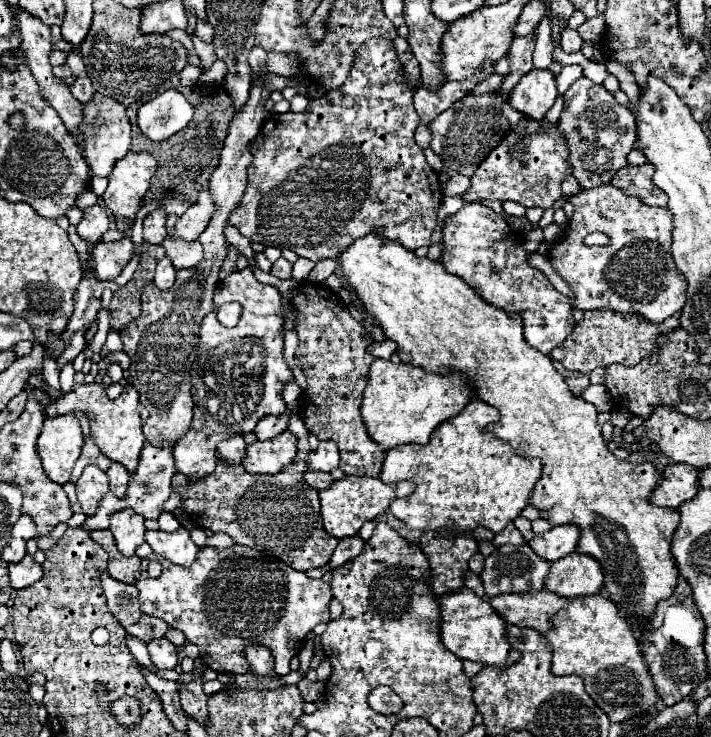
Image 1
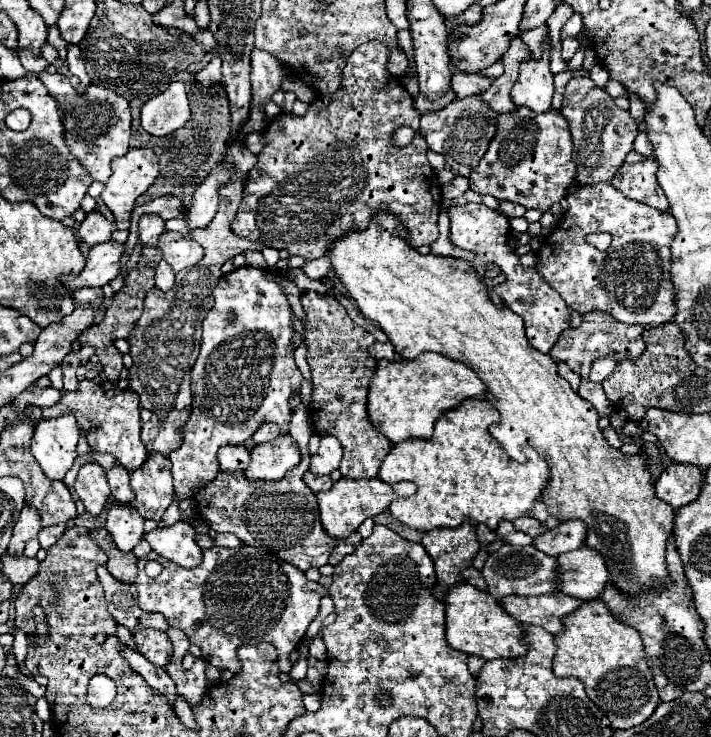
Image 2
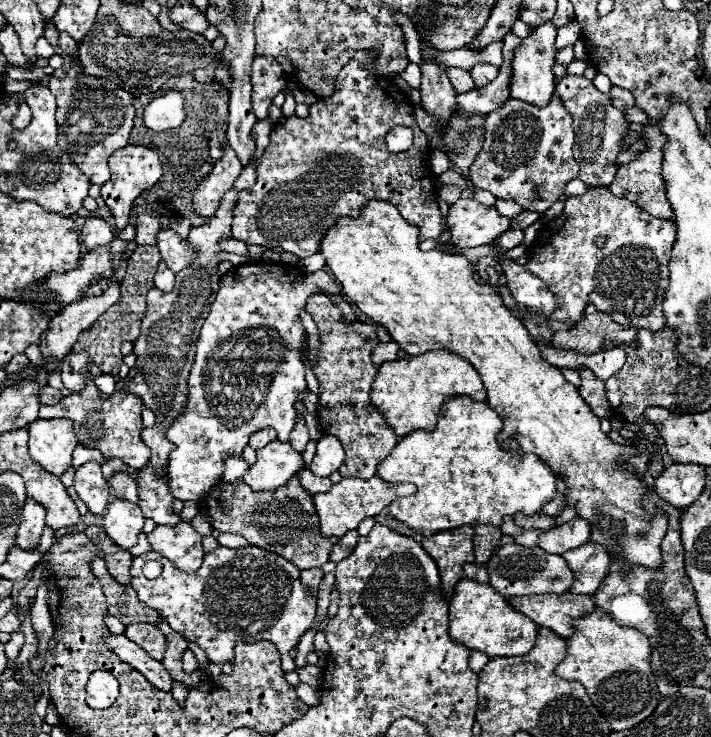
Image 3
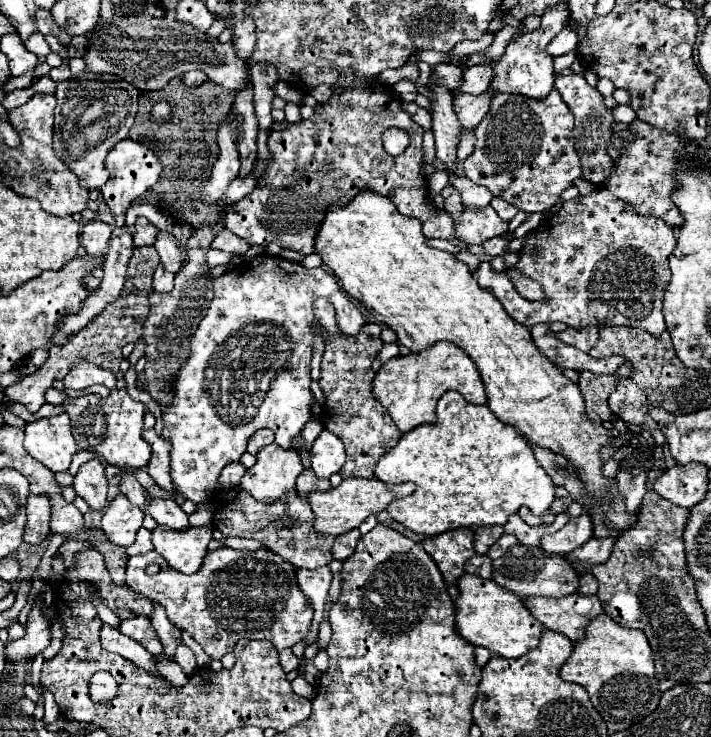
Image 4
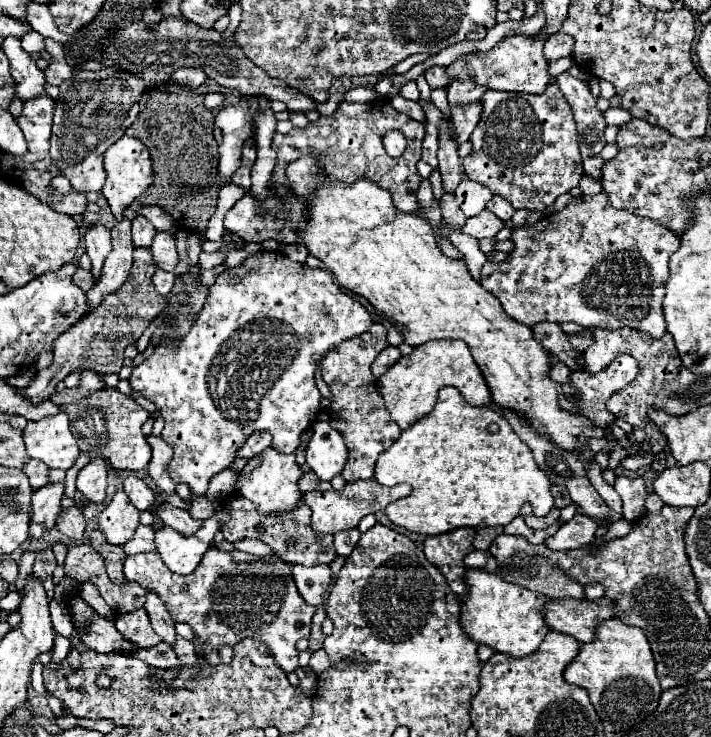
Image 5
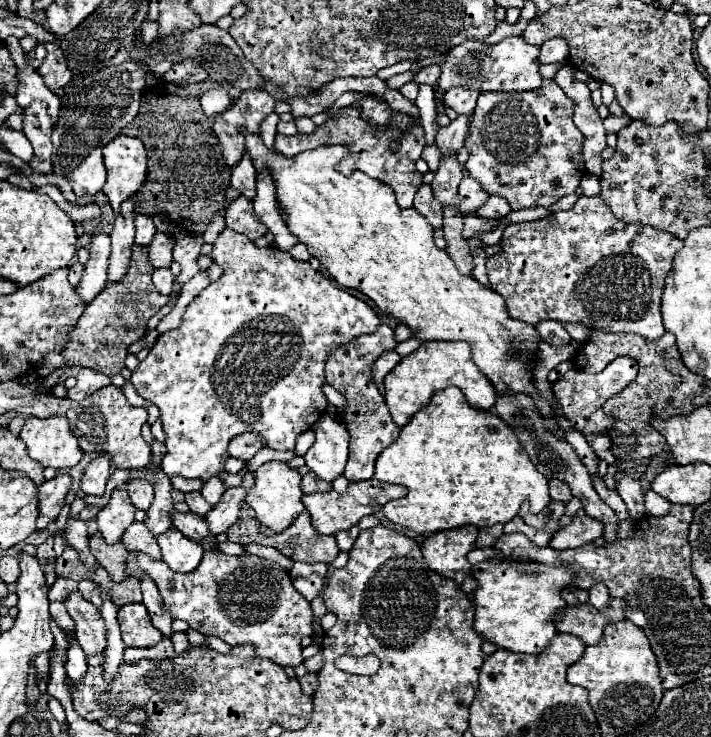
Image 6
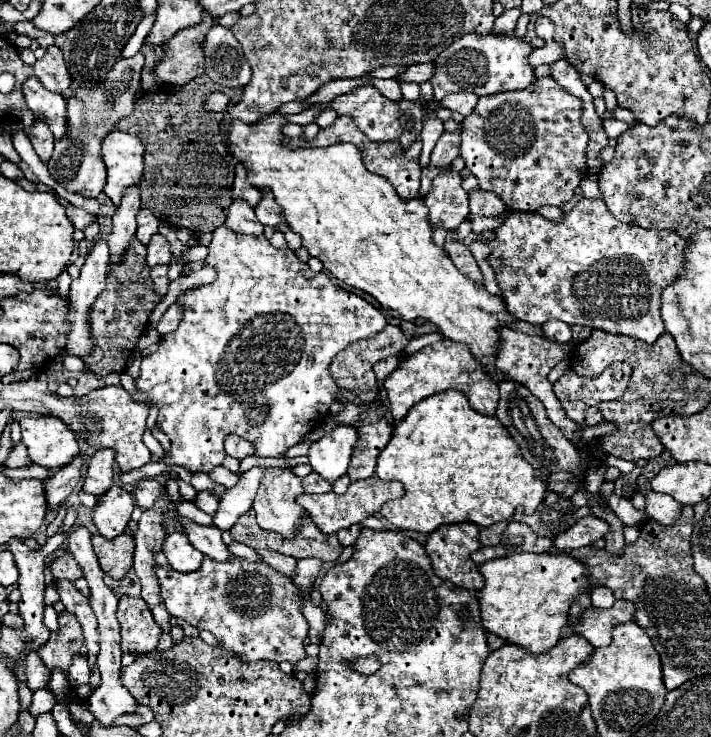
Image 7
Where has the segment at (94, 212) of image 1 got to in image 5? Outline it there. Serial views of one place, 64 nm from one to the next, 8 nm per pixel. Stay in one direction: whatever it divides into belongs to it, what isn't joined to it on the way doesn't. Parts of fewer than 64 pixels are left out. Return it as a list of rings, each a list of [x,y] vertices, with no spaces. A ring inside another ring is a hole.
[[[100,222],[88,226],[86,232],[84,232],[84,244],[86,244],[86,254],[88,254],[90,262],[92,262],[92,276],[100,278],[102,264],[104,264],[106,256],[112,250],[110,230],[104,228]]]

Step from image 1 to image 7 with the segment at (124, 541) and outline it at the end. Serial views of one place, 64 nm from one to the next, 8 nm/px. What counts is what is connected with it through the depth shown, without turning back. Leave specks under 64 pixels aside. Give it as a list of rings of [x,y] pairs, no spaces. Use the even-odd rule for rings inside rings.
[[[112,484],[112,488],[104,494],[104,502],[94,508],[92,518],[98,532],[106,540],[114,540],[116,536],[124,534],[132,510],[134,510],[132,494],[126,492],[122,486]]]

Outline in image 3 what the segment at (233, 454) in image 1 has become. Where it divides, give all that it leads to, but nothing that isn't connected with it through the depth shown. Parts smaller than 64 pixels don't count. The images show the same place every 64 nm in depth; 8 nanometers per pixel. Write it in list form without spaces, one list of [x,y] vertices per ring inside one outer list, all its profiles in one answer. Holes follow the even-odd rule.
[[[224,456],[224,466],[224,480],[238,480],[248,470],[248,462],[244,460],[244,456]]]

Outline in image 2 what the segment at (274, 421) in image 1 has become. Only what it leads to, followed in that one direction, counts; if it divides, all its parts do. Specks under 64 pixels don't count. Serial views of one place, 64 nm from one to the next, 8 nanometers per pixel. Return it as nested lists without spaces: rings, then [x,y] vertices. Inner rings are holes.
[[[266,422],[266,424],[262,424],[260,428],[258,428],[258,432],[254,432],[254,442],[256,444],[264,444],[264,442],[270,442],[270,440],[274,440],[276,436],[278,436],[280,432],[278,432],[278,426],[276,424],[270,424],[270,422]]]

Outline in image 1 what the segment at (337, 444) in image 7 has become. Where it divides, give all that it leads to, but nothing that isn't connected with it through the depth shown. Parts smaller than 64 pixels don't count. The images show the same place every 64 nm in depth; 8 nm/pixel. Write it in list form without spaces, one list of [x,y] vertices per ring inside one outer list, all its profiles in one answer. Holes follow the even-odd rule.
[[[330,440],[320,442],[318,448],[314,452],[308,454],[306,464],[312,470],[322,470],[322,472],[332,472],[334,468],[338,468],[340,462],[340,454],[338,454],[338,446]]]

